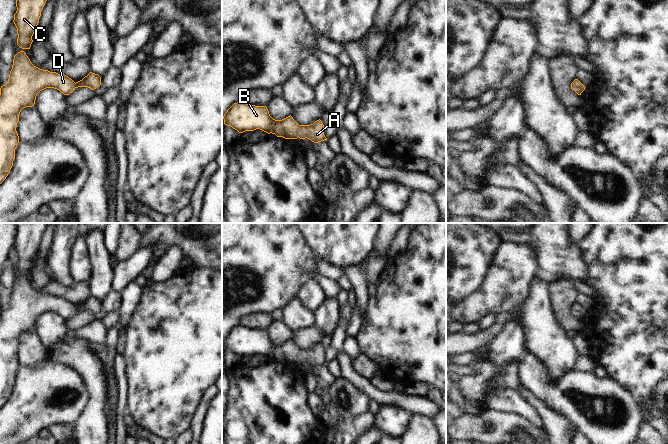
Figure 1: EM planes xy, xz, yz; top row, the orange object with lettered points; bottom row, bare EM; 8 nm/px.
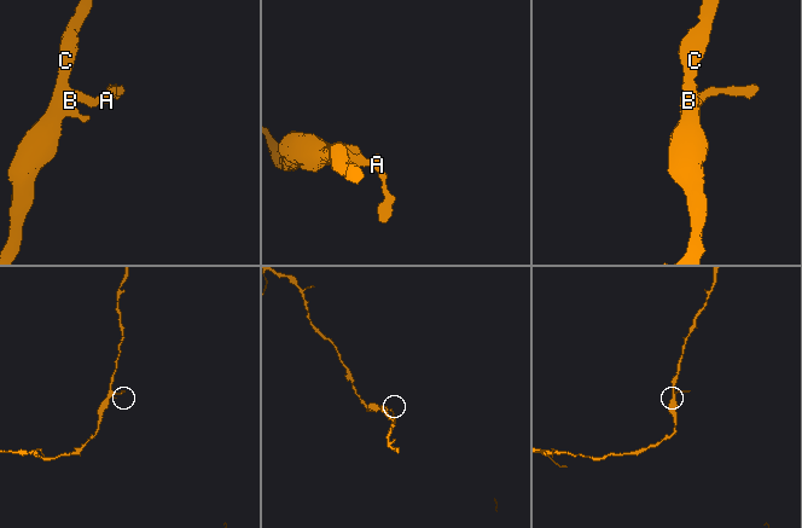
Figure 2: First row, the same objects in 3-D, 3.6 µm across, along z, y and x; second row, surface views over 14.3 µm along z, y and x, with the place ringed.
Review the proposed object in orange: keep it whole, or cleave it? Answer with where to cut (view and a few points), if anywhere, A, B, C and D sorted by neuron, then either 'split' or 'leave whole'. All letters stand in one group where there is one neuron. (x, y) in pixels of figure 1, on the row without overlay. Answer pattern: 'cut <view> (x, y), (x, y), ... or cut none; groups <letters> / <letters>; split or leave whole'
cut none; groups A B C D; leave whole

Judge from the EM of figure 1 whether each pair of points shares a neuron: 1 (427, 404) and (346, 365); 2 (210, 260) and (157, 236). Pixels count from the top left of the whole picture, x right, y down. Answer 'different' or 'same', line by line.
1: same
2: same

